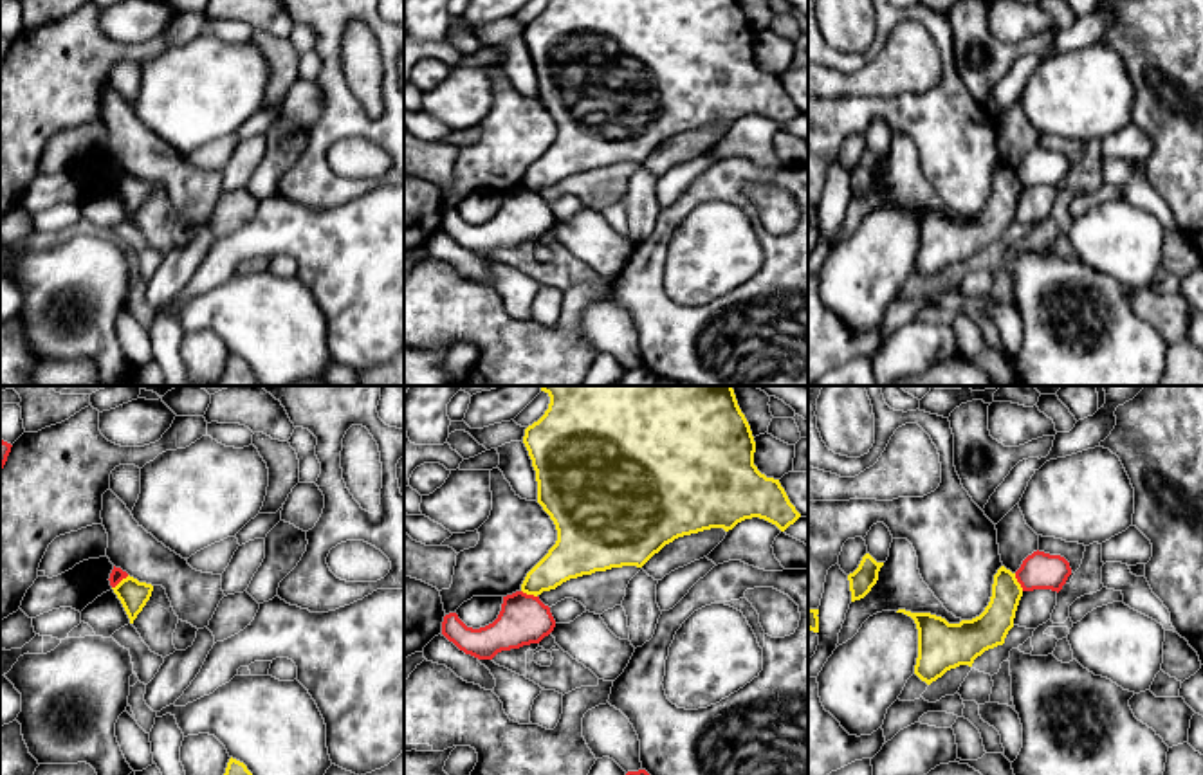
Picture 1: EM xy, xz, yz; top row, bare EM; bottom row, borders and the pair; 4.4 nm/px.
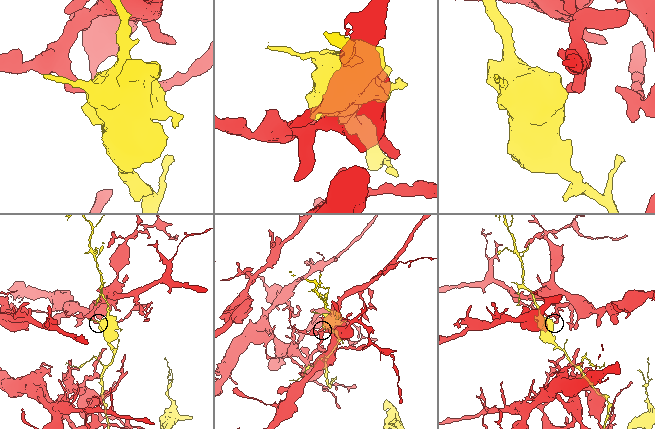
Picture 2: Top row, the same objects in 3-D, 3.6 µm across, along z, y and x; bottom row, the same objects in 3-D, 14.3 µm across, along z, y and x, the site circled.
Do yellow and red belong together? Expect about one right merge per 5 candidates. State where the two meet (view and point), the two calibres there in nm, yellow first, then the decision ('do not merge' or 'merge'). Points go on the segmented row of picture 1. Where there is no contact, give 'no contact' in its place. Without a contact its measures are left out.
meets yellow in yz at (1018, 583); 160 nm thick on the yellow side, 160 nm on the other; do not merge

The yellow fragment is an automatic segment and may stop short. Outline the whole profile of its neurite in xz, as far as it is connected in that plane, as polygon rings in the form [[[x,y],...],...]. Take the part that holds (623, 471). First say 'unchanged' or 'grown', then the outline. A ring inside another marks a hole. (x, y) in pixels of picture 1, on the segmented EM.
unchanged; [[[539,386],[550,397],[545,415],[525,429],[523,443],[532,460],[537,481],[537,503],[550,515],[557,530],[557,541],[548,553],[527,573],[521,591],[541,595],[556,589],[570,579],[606,571],[611,568],[642,568],[655,553],[678,537],[711,528],[732,530],[738,523],[752,517],[765,519],[785,532],[801,514],[790,503],[779,479],[767,478],[754,465],[756,442],[750,425],[741,413],[732,386]]]

